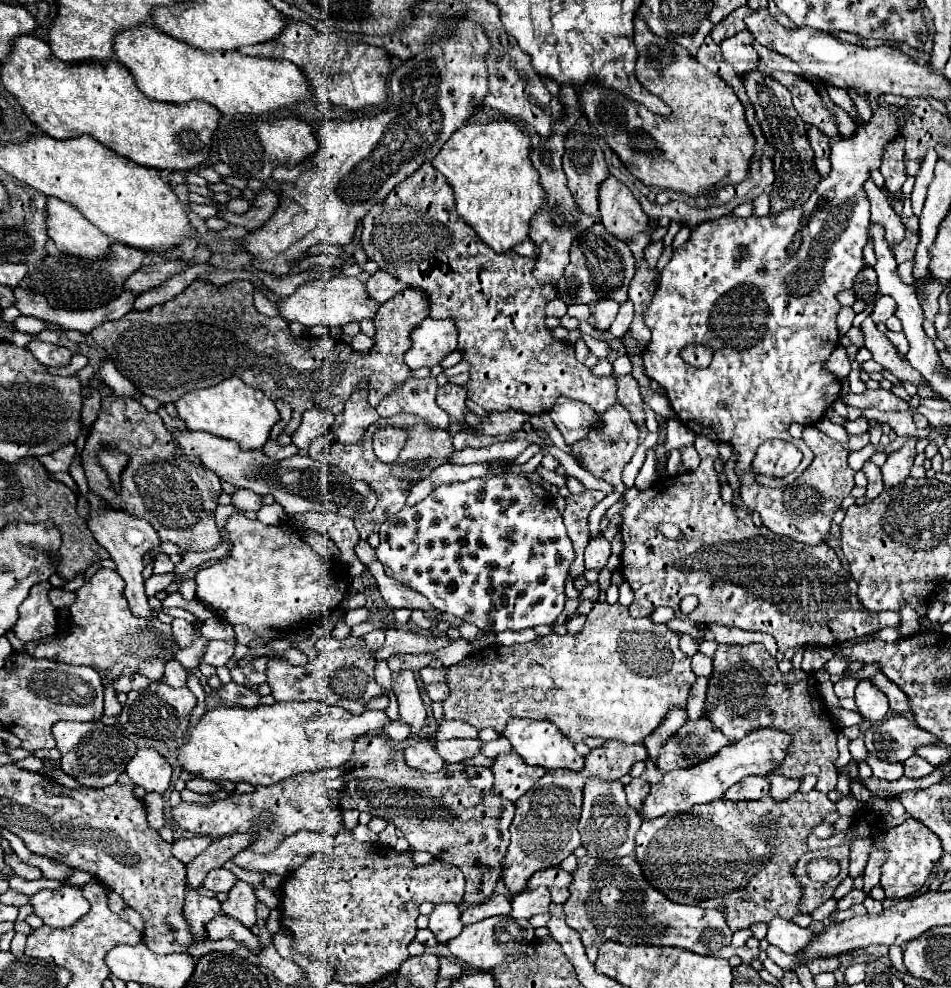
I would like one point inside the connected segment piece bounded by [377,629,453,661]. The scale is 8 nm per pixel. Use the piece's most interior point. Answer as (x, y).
(398, 641)

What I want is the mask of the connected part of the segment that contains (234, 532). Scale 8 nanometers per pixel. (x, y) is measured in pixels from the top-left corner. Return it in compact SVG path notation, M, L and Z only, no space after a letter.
M233 513L225 525L229 539L233 541L233 551L229 557L221 559L211 569L203 569L195 575L197 581L197 599L211 605L211 609L235 625L249 625L251 629L273 627L279 631L291 631L301 625L309 625L317 619L327 617L339 607L347 591L347 577L337 565L327 565L327 561L315 553L291 525L263 525L259 521L249 521L243 513Z

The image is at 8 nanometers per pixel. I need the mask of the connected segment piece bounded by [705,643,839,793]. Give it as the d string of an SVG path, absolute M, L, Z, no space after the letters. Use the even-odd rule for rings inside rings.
M719 645L713 655L713 675L707 689L707 717L721 729L731 741L743 739L753 729L775 727L787 731L793 741L789 755L773 773L781 773L789 779L801 779L815 775L815 789L829 793L837 785L837 735L839 729L831 723L831 713L823 707L817 693L817 681L813 673L795 669L781 673L775 657L771 657L761 645Z

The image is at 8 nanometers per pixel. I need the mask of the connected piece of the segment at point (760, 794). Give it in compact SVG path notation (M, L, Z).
M747 777L743 783L735 783L735 787L727 789L729 801L755 801L763 799L769 793L769 783L765 777Z

